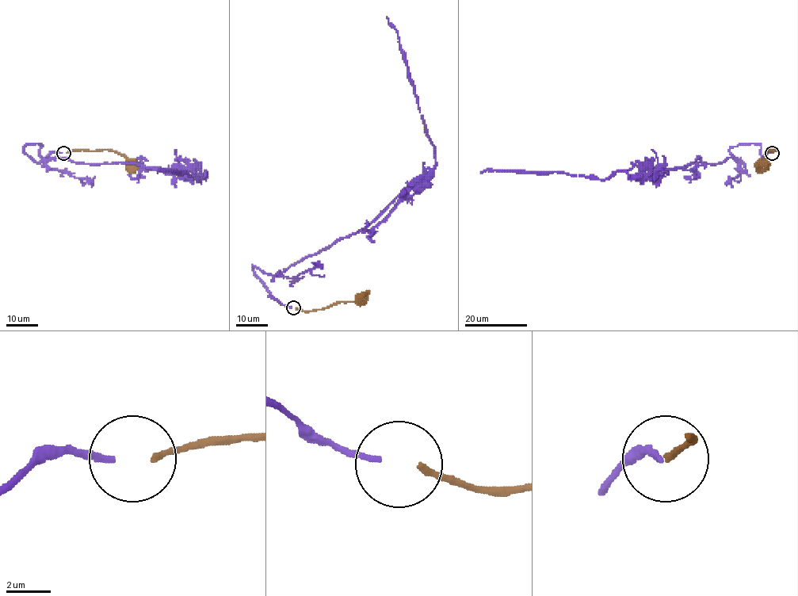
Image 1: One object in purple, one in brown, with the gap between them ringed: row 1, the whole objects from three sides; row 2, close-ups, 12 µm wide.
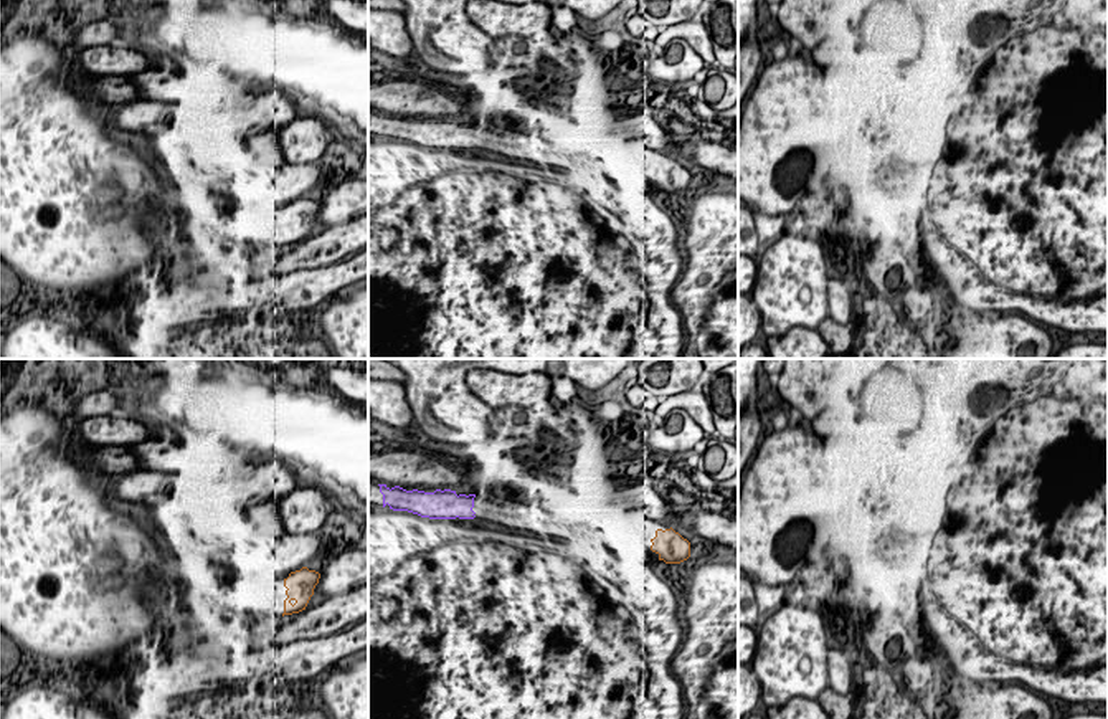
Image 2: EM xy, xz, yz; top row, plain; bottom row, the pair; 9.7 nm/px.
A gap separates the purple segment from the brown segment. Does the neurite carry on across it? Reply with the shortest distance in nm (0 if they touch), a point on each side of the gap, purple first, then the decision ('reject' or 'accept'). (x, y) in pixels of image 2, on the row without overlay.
1750 nm | xz (474, 146), (651, 169) | accept

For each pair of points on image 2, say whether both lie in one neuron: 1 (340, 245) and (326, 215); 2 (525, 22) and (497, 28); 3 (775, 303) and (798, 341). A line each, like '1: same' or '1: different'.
1: different
2: same
3: different

